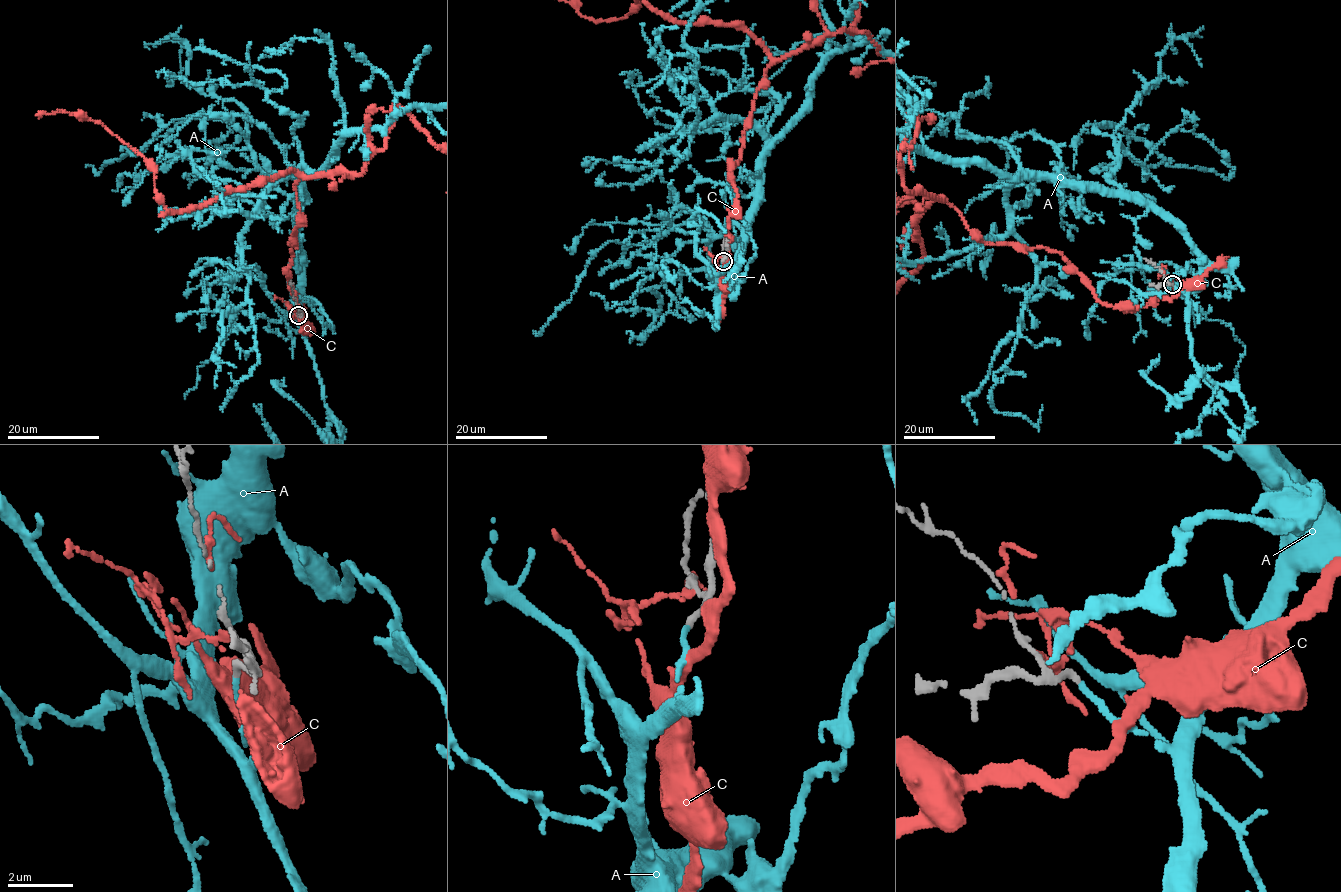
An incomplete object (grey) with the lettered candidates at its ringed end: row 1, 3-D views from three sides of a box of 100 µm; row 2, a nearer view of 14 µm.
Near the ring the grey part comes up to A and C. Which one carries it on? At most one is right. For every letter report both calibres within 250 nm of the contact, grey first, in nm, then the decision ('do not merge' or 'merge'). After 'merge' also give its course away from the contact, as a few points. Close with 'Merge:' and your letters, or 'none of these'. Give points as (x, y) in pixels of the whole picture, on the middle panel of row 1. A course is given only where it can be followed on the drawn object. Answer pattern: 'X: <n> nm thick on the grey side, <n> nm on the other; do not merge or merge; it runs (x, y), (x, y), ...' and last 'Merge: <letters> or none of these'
A: 200 nm thick on the grey side, 150 nm on the other; merge; it runs (722, 260), (720, 295), (760, 160), (818, 64), (869, 41), (886, 56), (850, 15)
C: 170 nm thick on the grey side, 160 nm on the other; do not merge
Merge: A

